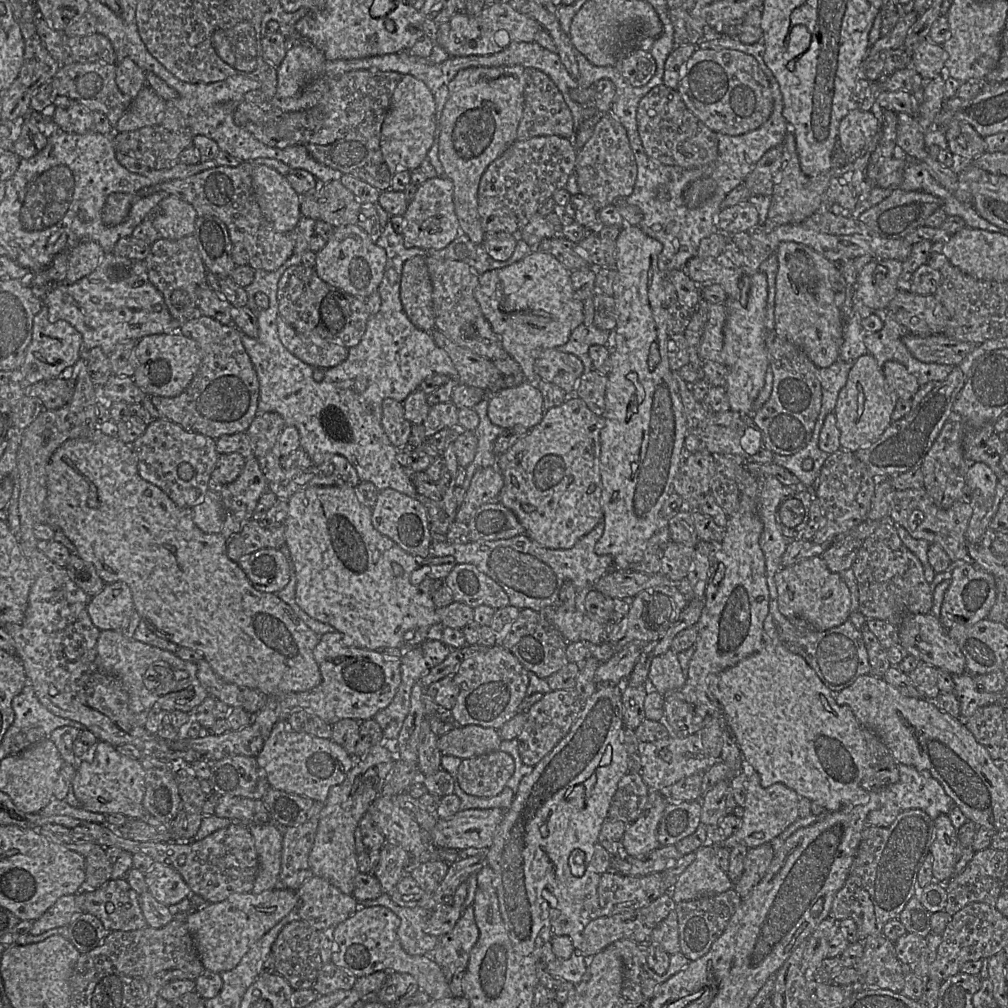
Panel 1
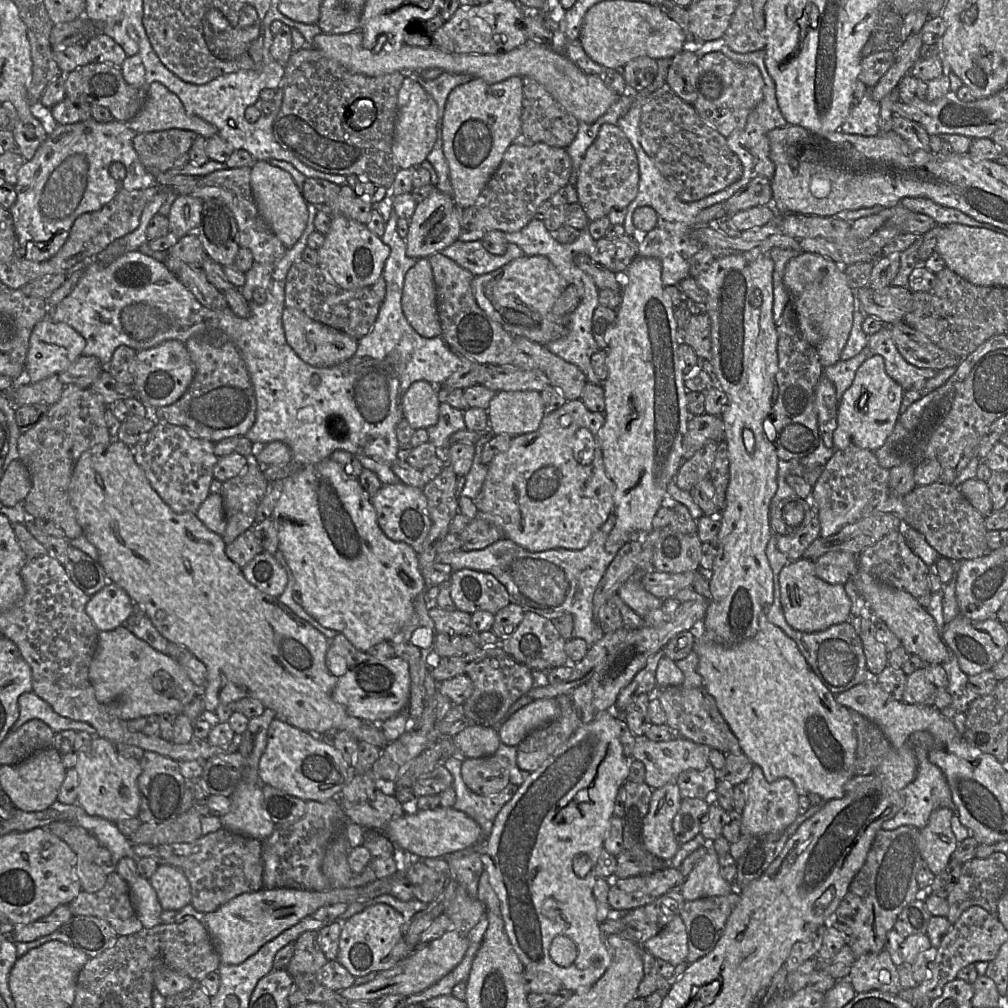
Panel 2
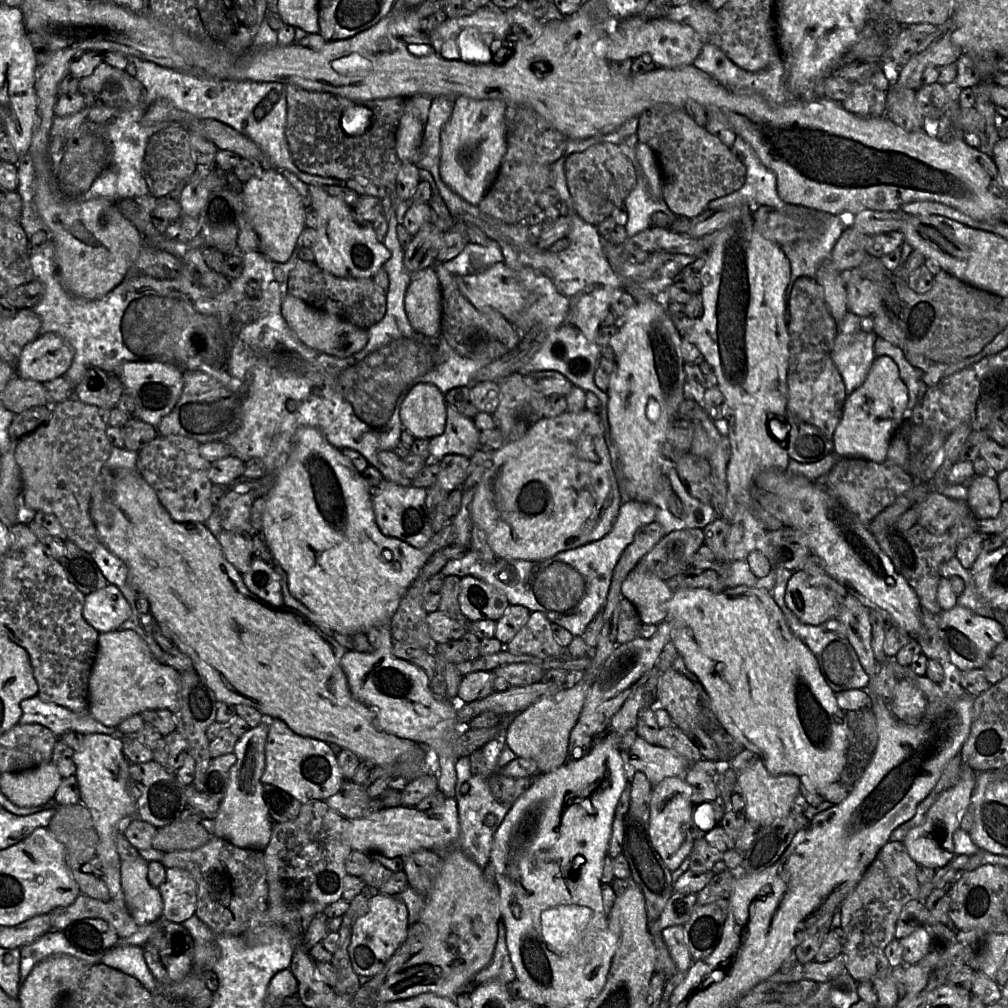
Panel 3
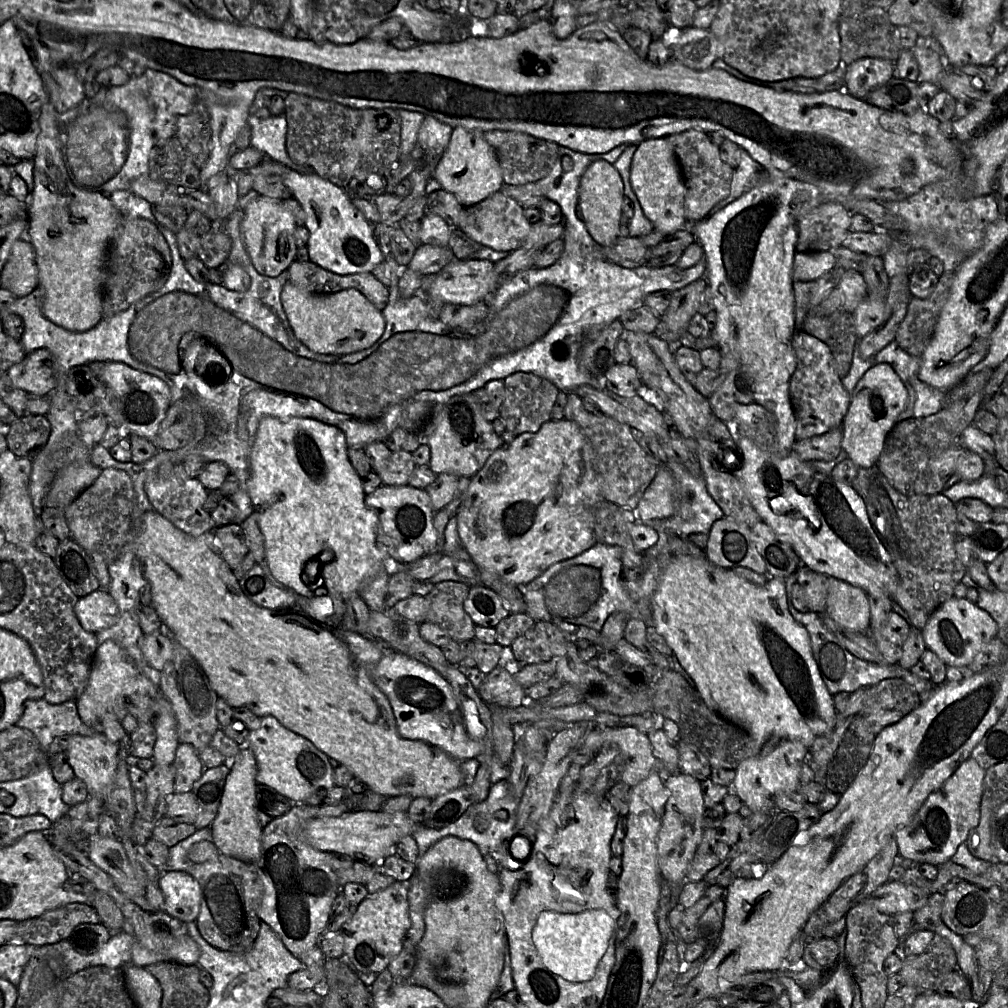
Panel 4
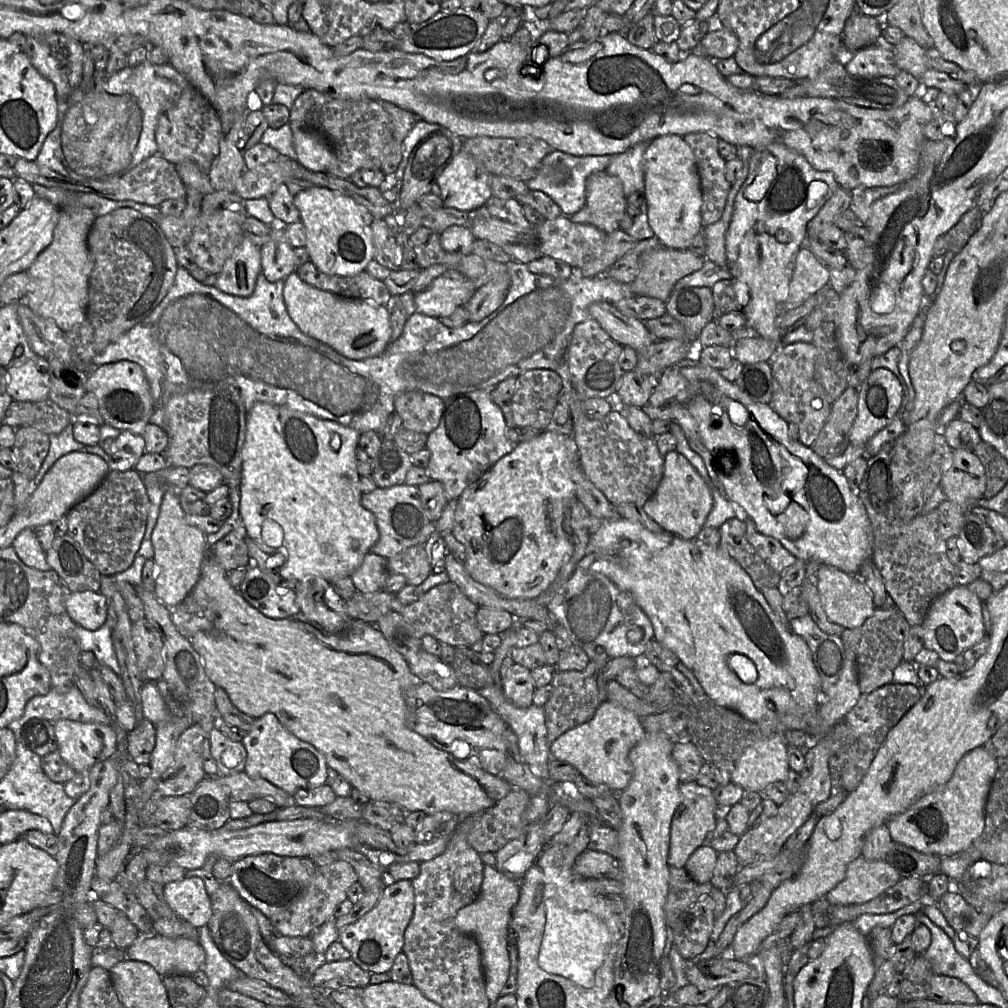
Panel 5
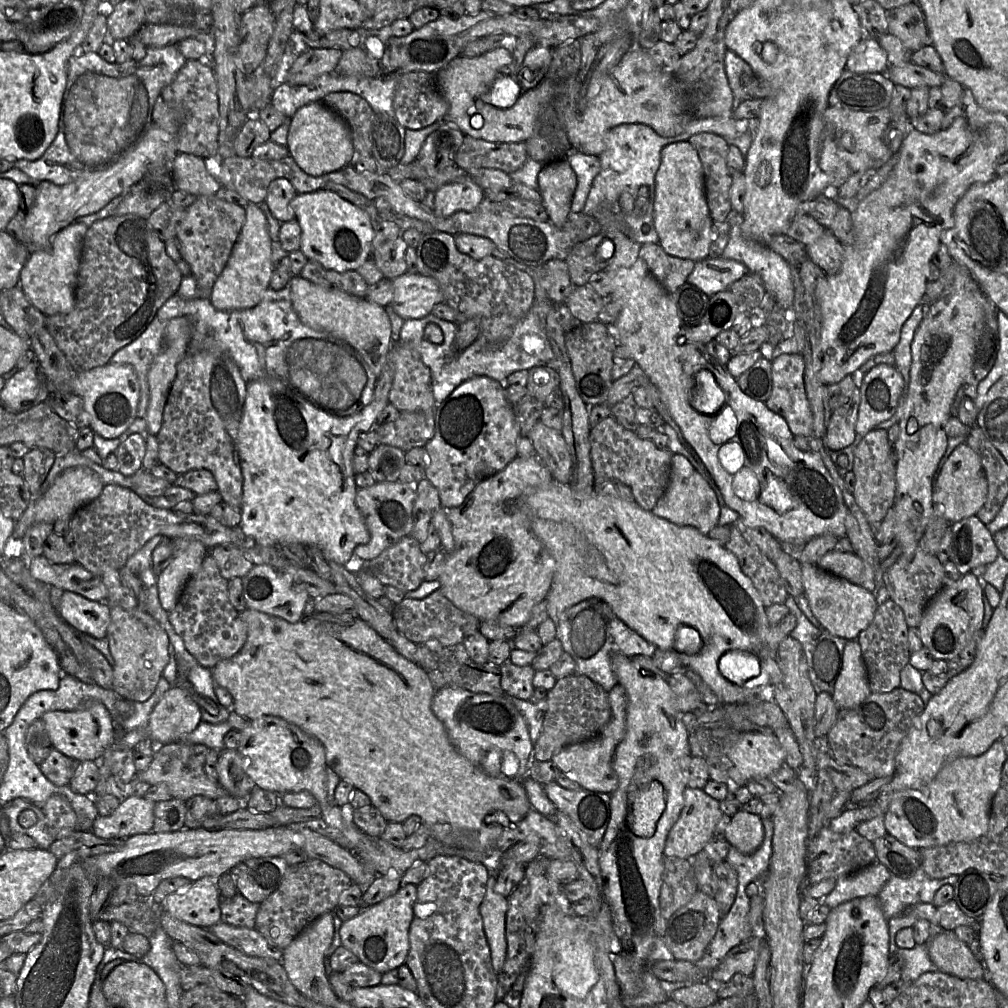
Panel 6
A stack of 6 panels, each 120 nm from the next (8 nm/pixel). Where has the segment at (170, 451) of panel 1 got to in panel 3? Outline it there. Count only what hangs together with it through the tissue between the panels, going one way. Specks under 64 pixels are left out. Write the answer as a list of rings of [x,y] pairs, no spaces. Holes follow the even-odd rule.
[[[180,435],[161,436],[138,451],[137,470],[156,493],[161,505],[178,523],[204,523],[212,514],[210,501],[212,482],[209,479],[211,463],[199,452],[200,443]]]

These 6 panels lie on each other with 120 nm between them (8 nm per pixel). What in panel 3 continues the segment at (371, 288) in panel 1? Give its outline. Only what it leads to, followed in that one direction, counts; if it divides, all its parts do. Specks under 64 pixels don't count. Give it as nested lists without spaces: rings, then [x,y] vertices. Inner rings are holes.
[[[309,185],[311,207],[317,217],[317,239],[311,249],[314,262],[326,272],[342,278],[373,278],[391,252],[377,238],[371,222],[359,218],[342,199],[328,194],[321,185]]]

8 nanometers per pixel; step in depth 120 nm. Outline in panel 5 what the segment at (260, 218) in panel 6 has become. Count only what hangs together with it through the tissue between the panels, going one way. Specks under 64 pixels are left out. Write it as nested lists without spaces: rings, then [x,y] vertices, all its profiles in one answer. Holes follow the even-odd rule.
[[[243,237],[218,274],[216,287],[227,294],[249,297],[261,272],[260,247]]]

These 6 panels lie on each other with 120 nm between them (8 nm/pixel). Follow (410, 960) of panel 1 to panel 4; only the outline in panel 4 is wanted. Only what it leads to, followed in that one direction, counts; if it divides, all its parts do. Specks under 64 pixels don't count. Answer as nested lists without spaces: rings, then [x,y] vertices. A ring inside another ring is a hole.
[[[410,880],[395,881],[382,891],[369,894],[358,906],[353,916],[343,924],[340,932],[344,939],[344,955],[357,973],[385,970],[400,952],[411,926],[408,905]]]

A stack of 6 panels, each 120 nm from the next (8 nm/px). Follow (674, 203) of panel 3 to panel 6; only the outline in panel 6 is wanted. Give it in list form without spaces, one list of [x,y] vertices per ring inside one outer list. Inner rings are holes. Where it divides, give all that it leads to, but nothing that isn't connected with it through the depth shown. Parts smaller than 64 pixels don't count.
[[[698,133],[688,142],[695,148],[703,166],[705,193],[714,223],[728,220],[732,211],[732,174],[727,165],[729,141],[714,133]]]

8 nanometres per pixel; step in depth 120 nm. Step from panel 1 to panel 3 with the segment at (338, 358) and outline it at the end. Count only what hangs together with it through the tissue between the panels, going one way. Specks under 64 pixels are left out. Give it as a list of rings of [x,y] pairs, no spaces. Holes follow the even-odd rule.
[[[287,293],[281,314],[288,327],[307,347],[338,358],[346,358],[362,350],[368,341],[367,330],[344,321],[336,315],[315,309],[299,298]]]

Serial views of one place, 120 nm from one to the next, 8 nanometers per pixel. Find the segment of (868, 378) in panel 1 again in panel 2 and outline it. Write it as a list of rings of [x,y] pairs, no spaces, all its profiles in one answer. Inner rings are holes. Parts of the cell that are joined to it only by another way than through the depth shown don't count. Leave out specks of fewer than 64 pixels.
[[[870,354],[857,369],[851,386],[839,401],[837,427],[833,433],[834,449],[858,447],[874,452],[880,448],[901,414],[903,393],[904,389],[886,373],[884,358]]]

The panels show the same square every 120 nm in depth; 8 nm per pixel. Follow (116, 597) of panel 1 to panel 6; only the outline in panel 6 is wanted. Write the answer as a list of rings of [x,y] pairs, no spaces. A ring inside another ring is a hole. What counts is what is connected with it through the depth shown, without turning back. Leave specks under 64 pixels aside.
[[[64,590],[56,612],[80,634],[88,634],[97,639],[107,637],[110,624],[110,605],[107,602],[92,601]]]

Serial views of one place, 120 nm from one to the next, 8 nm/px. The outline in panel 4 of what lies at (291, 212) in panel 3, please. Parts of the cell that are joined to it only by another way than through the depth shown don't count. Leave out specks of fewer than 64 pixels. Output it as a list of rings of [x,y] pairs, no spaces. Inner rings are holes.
[[[259,195],[243,210],[240,224],[241,239],[256,270],[268,277],[277,277],[288,270],[295,260],[297,245],[295,229],[297,224],[292,213],[286,209],[281,200]]]

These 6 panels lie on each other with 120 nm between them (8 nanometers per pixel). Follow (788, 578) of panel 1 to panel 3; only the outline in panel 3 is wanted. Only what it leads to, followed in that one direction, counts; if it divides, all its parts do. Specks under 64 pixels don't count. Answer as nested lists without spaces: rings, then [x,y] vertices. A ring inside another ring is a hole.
[[[795,570],[785,590],[785,604],[800,622],[820,625],[836,618],[839,602],[831,591],[820,586],[811,586],[806,573]]]

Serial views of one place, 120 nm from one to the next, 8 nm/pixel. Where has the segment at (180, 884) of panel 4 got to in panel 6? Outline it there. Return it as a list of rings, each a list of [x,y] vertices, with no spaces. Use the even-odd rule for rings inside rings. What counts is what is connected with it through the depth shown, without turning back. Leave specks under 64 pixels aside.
[[[203,877],[186,889],[169,894],[162,908],[181,921],[208,929],[221,922],[220,900],[216,878]]]

